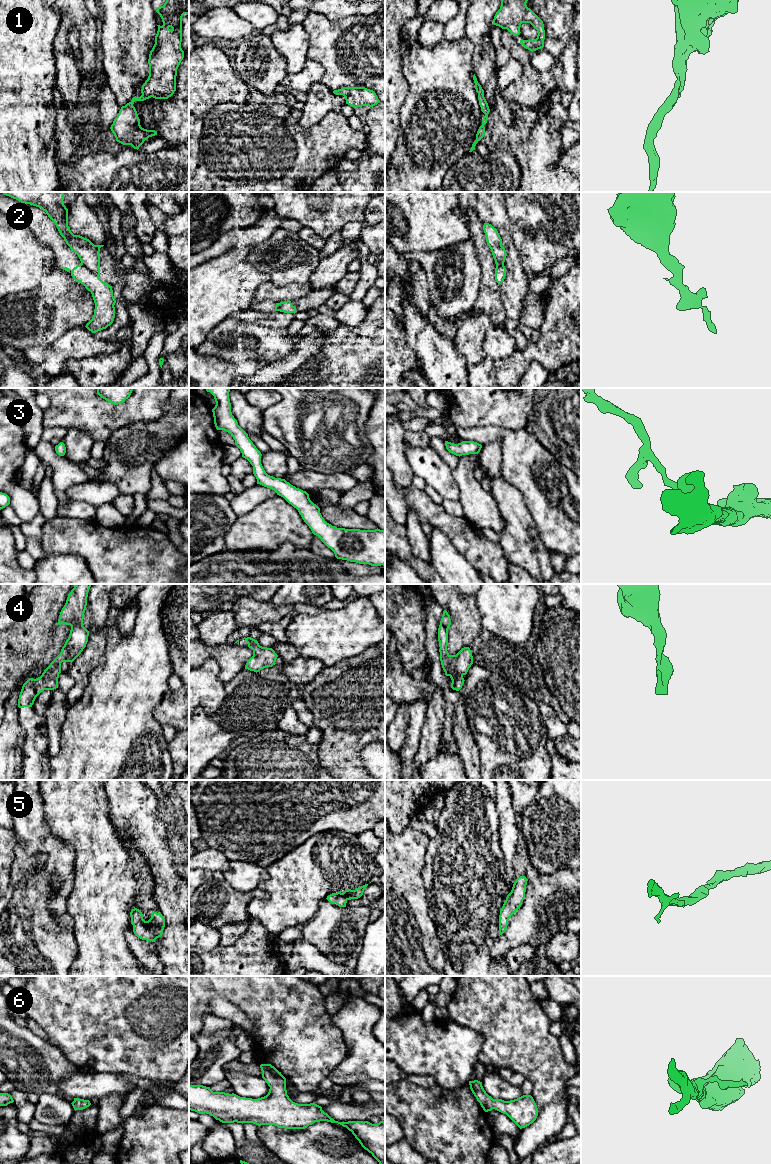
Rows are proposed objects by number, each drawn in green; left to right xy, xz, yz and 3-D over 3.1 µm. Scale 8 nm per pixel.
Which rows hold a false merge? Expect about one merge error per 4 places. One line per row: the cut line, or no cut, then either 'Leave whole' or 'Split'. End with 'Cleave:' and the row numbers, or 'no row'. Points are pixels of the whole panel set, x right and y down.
1: No split. Leave whole
2: Split along xy (81, 263), (98, 277). Split
3: No split. Leave whole
4: No split. Leave whole
5: No split. Leave whole
6: No split. Leave whole
Cleave: 2

